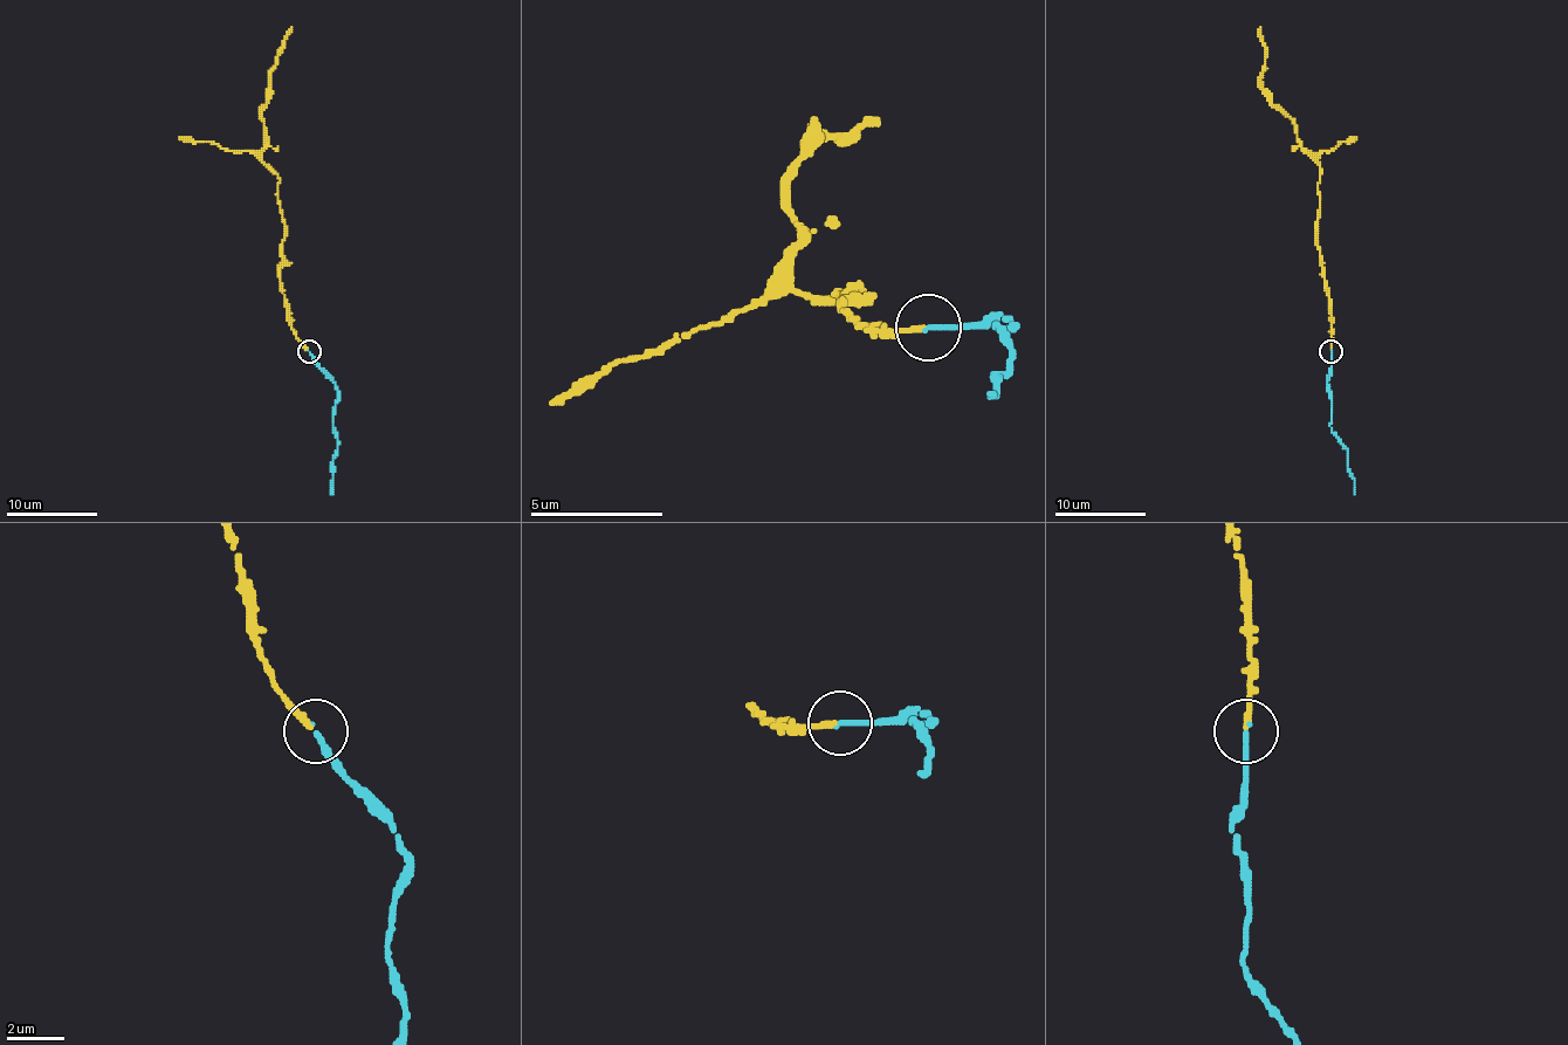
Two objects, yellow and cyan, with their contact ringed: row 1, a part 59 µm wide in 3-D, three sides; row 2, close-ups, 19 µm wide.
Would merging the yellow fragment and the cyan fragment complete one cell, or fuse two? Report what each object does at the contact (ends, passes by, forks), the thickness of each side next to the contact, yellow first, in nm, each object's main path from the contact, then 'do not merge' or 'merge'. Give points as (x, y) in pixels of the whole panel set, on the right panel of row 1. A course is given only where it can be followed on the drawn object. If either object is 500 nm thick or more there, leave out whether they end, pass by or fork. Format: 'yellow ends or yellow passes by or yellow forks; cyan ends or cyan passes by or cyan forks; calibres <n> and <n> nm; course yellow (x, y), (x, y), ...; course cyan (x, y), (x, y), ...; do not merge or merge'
yellow ends; cyan ends; calibres 240 and 200 nm; course yellow (1332, 350), (1332, 304), (1318, 238), (1320, 178), (1315, 159), (1297, 139), (1297, 125), (1260, 80), (1260, 27); course cyan (1332, 352), (1329, 425), (1347, 451), (1354, 494); merge

